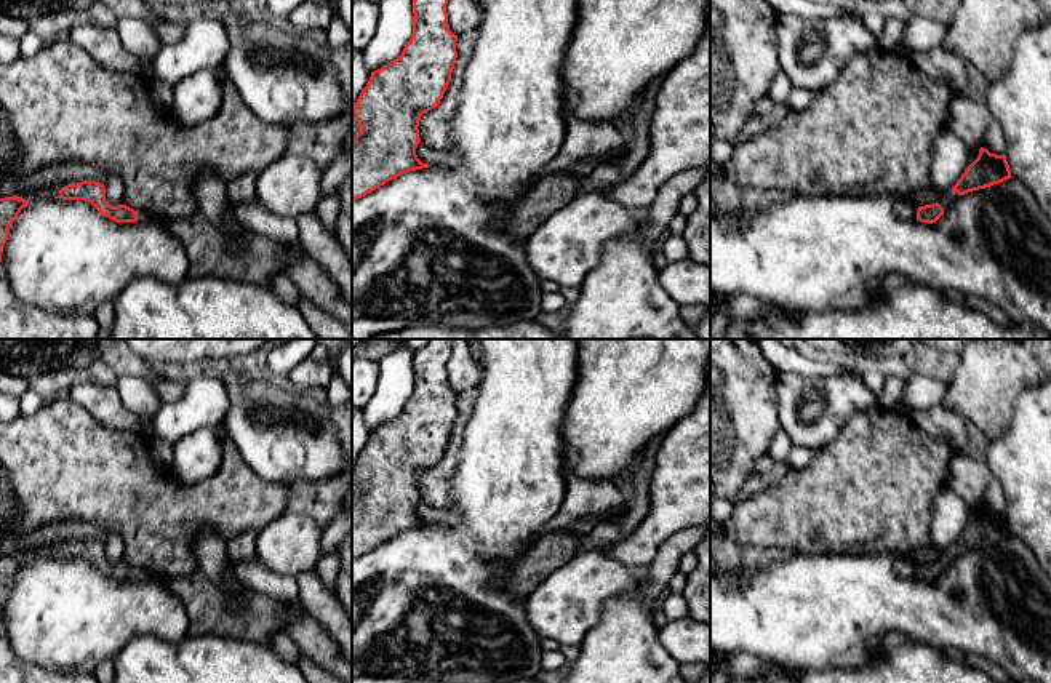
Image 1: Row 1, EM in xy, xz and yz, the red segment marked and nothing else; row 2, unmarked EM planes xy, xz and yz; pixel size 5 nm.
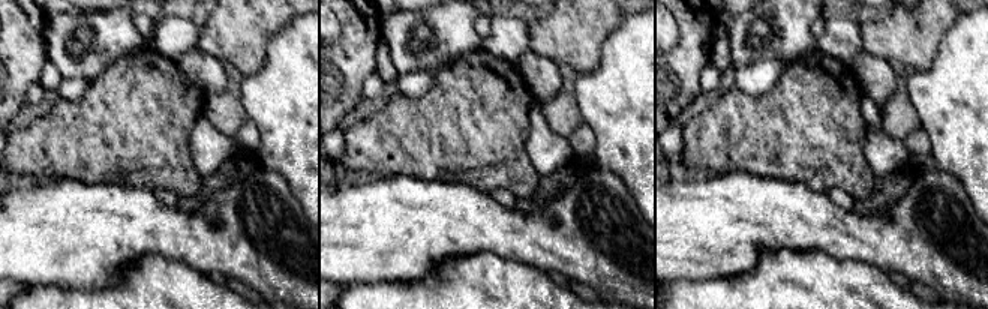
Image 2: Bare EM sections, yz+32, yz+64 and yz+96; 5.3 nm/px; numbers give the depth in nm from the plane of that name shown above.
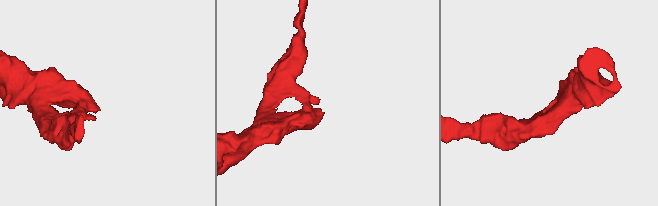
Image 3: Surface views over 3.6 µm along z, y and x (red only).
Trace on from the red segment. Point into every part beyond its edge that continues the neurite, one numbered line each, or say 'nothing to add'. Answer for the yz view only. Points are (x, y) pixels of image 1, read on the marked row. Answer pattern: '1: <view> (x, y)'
1: yz (949, 197)

